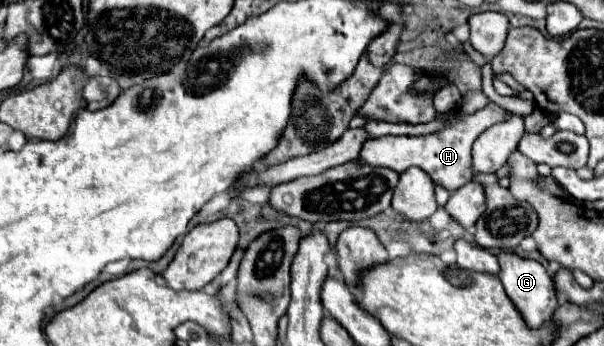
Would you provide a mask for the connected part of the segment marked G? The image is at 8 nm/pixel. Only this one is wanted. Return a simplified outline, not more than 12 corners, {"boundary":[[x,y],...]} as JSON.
{"boundary":[[500,253],[500,281],[526,325],[558,309],[552,277],[538,261]]}

